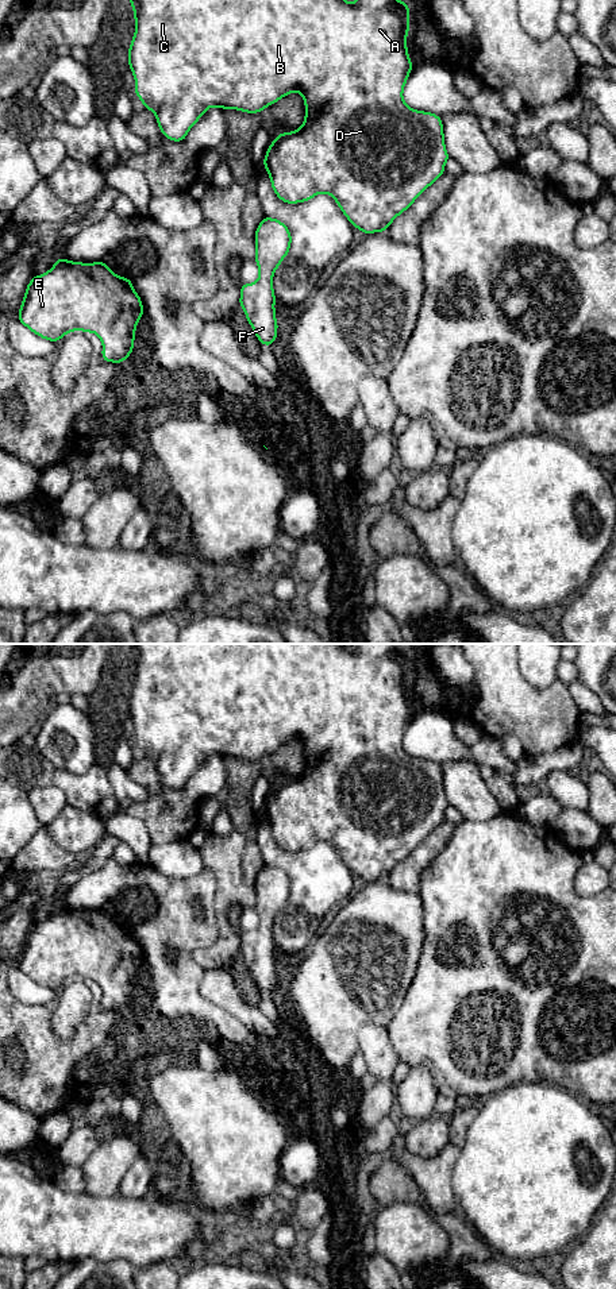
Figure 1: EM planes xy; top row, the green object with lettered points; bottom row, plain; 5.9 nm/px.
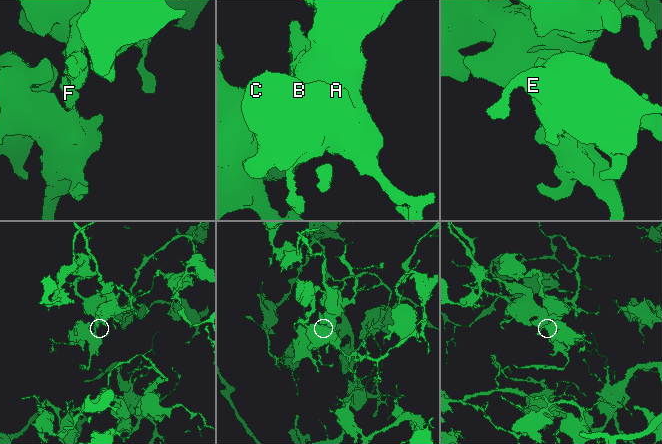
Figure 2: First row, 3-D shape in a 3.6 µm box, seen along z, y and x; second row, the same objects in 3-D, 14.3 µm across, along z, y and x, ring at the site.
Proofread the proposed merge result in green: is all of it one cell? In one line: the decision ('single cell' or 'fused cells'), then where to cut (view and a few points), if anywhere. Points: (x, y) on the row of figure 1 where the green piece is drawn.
single cell; cut none

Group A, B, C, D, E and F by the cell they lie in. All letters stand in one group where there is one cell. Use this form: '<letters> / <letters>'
A B C D E F

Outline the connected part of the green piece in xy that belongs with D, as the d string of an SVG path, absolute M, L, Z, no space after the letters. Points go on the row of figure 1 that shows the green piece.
M130 0L130 3L134 8L132 11L134 11L136 30L132 36L127 55L128 55L128 67L132 70L135 78L135 86L134 86L135 94L143 103L145 108L150 109L155 115L162 135L169 140L182 142L186 138L189 130L199 121L199 119L204 115L204 112L208 108L212 107L217 107L222 109L232 108L247 113L257 113L257 112L262 112L267 105L276 104L280 99L285 97L292 92L297 92L303 96L305 104L305 119L303 121L303 126L296 131L281 132L277 138L274 138L263 158L263 165L265 165L263 169L269 173L272 188L276 196L281 201L286 204L297 204L297 202L308 201L315 196L317 196L319 193L327 193L334 197L338 207L340 208L340 211L343 212L343 215L347 217L347 220L351 223L353 227L358 228L366 235L373 232L385 232L388 227L392 224L392 221L404 211L407 211L413 204L413 201L444 173L444 165L450 159L450 157L444 146L444 134L443 134L443 124L440 116L431 112L412 109L405 104L403 99L403 90L405 82L413 67L407 49L407 35L409 32L409 7L407 5L407 1L357 0L355 4L351 4L347 0Z

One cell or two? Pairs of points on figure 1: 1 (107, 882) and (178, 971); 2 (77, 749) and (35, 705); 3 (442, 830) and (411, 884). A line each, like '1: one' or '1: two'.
1: one
2: two
3: one

